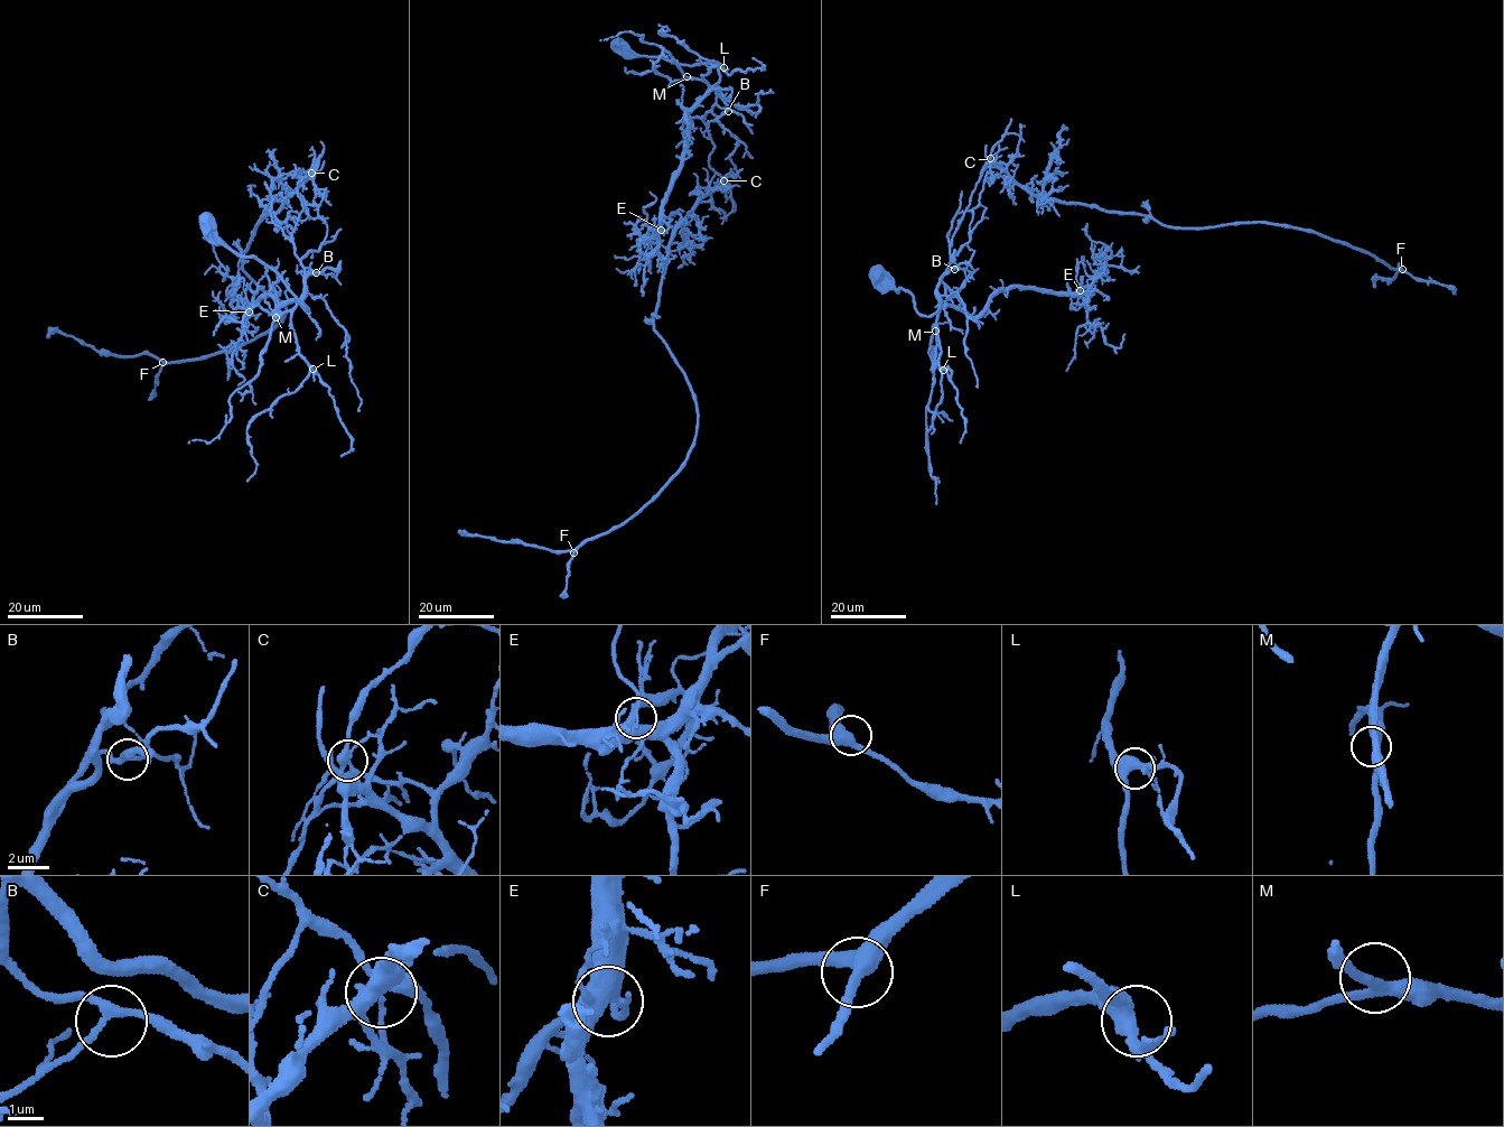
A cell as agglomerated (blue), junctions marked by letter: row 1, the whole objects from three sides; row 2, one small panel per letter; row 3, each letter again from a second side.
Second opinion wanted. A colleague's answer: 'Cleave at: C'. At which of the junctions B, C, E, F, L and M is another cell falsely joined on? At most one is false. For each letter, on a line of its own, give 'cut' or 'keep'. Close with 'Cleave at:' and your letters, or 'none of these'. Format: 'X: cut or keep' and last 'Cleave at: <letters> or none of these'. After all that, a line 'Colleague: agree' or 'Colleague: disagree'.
B: keep
C: cut
E: keep
F: keep
L: keep
M: keep
Cleave at: C
Colleague: agree

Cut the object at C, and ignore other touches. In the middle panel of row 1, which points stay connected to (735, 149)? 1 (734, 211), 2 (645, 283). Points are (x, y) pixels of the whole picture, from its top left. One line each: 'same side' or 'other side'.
1: same side
2: same side

